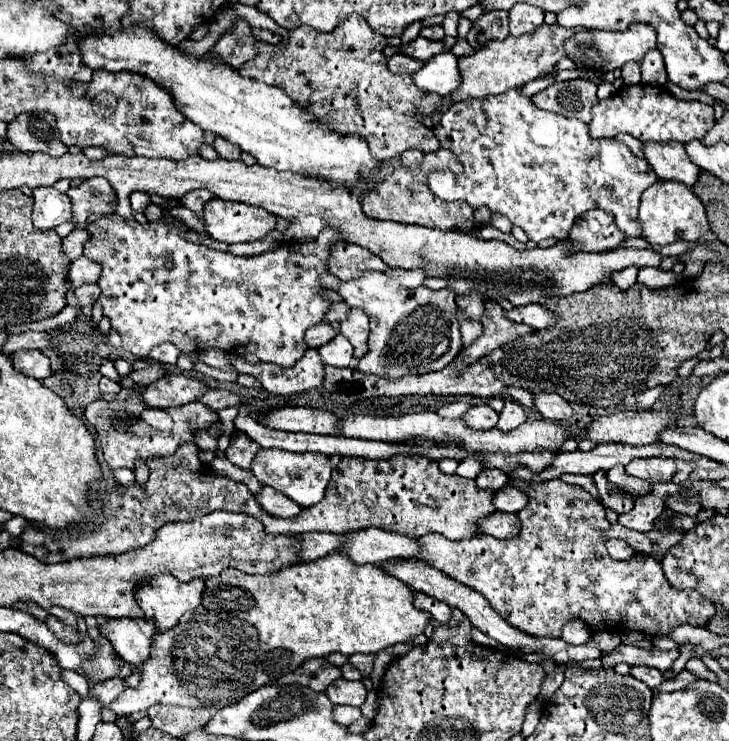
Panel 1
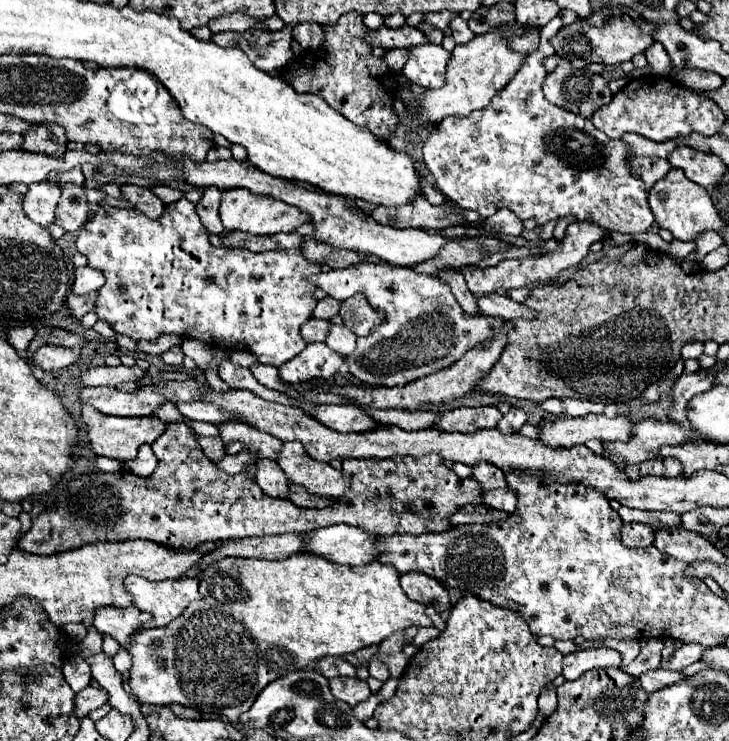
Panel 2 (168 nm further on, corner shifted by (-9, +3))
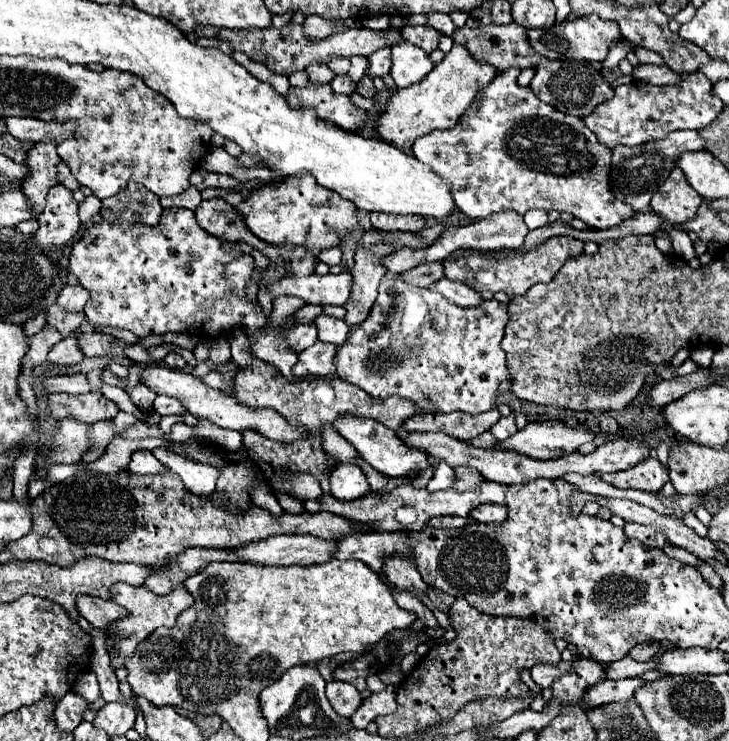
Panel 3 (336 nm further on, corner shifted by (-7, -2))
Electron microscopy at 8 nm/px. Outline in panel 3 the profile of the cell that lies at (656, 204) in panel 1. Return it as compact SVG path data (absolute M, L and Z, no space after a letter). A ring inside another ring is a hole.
M676 167L664 185L654 193L650 207L672 225L682 225L696 217L702 197L686 183L682 171Z

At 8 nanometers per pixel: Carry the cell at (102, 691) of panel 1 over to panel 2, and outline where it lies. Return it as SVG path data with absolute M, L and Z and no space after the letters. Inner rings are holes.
M86 686L84 690L80 690L74 698L74 714L78 718L88 716L92 710L100 708L102 704L108 702L108 692L102 688L94 688L94 686Z

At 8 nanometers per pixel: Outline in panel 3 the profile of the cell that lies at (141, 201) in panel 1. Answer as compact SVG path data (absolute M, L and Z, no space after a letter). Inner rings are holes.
M188 187L184 193L180 195L172 195L172 197L160 197L162 207L186 207L186 209L196 209L200 205L200 191L196 187Z

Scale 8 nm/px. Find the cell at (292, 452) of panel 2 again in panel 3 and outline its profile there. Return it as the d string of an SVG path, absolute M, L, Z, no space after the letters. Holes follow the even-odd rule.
M340 463L330 473L330 495L342 501L354 501L370 491L370 485L358 465Z

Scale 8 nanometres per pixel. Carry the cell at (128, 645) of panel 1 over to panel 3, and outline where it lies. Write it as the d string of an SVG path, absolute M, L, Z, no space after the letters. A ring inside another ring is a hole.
M82 595L82 599L78 599L78 611L88 623L92 623L92 627L96 627L100 631L106 631L106 627L110 623L126 617L126 609L120 607L118 603L94 599L94 597L86 597L86 595Z

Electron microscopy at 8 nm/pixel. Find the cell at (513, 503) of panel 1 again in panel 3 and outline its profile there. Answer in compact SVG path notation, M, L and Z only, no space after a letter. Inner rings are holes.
M486 503L482 507L476 507L470 517L482 523L502 523L508 515L508 507L506 505L496 505L496 503Z

